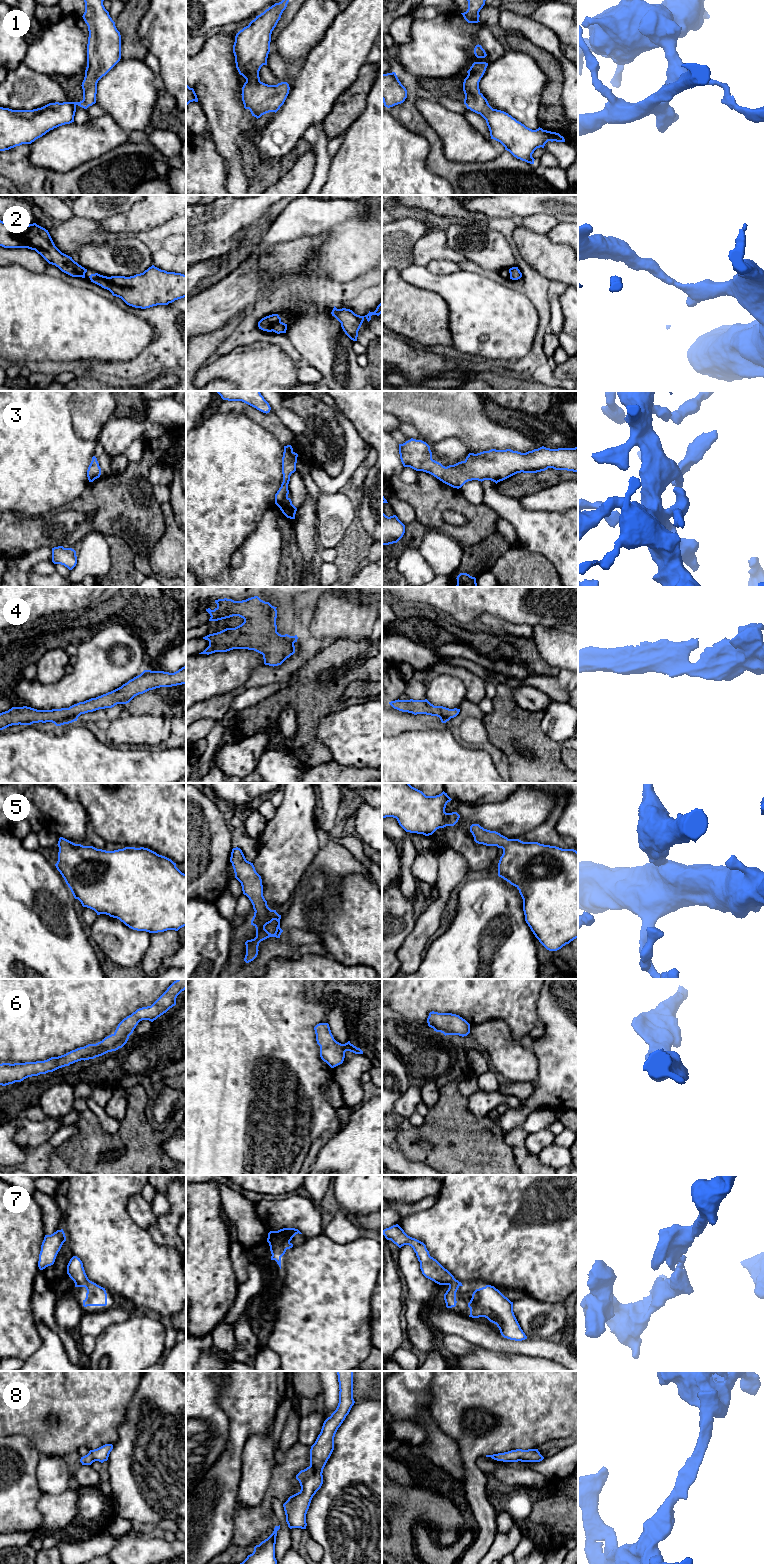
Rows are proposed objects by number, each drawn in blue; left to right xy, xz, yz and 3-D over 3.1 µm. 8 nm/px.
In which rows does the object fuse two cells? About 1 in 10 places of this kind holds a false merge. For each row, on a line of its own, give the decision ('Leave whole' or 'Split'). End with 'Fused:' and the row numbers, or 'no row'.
1: Leave whole
2: Leave whole
3: Leave whole
4: Leave whole
5: Leave whole
6: Leave whole
7: Leave whole
8: Leave whole
Fused: no row

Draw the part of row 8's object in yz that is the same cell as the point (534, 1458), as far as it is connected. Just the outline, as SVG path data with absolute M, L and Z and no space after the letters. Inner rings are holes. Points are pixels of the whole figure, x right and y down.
M516 1449L504 1453L486 1455L486 1457L503 1462L540 1462L544 1459L538 1449Z

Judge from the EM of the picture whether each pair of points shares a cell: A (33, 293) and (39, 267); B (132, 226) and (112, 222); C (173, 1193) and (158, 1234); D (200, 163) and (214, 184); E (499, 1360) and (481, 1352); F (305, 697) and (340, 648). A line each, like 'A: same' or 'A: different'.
A: different
B: same
C: same
D: same
E: same
F: same

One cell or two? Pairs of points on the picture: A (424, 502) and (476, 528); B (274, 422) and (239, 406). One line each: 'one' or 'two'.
A: one
B: one

